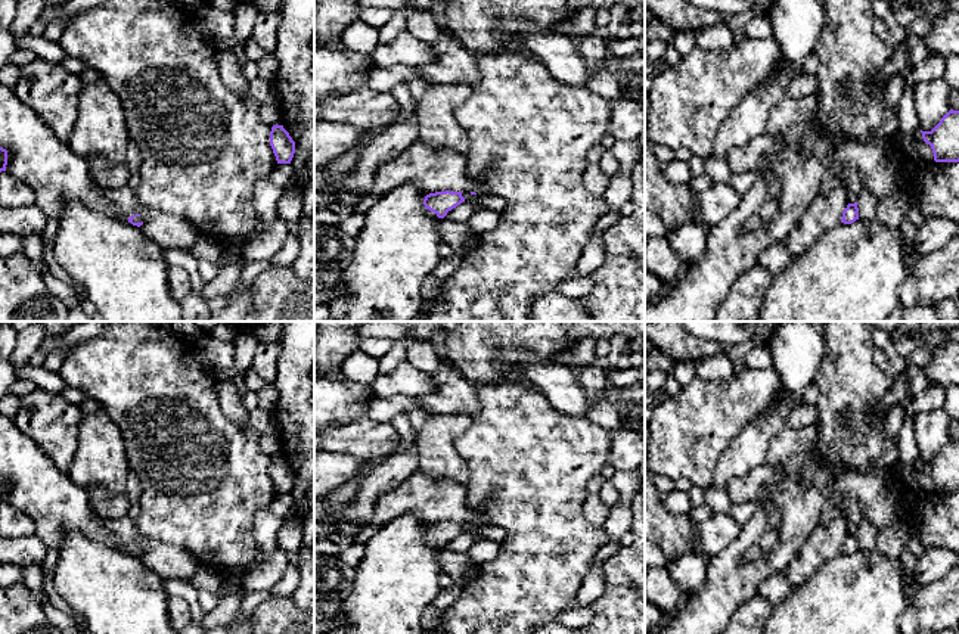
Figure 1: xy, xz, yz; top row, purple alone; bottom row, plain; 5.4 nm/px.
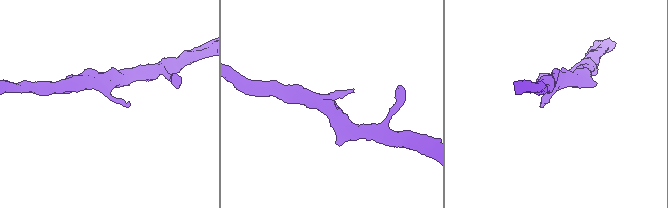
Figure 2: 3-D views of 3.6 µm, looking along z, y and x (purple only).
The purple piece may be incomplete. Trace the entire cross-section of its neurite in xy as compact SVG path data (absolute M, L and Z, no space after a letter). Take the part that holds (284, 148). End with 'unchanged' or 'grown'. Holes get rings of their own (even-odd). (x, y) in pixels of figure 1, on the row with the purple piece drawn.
M273 125L270 131L270 146L277 164L291 164L295 153L295 142L283 125Z; unchanged

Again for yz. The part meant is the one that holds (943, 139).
M950 109L931 131L922 131L935 162L959 162L959 111Z; unchanged

